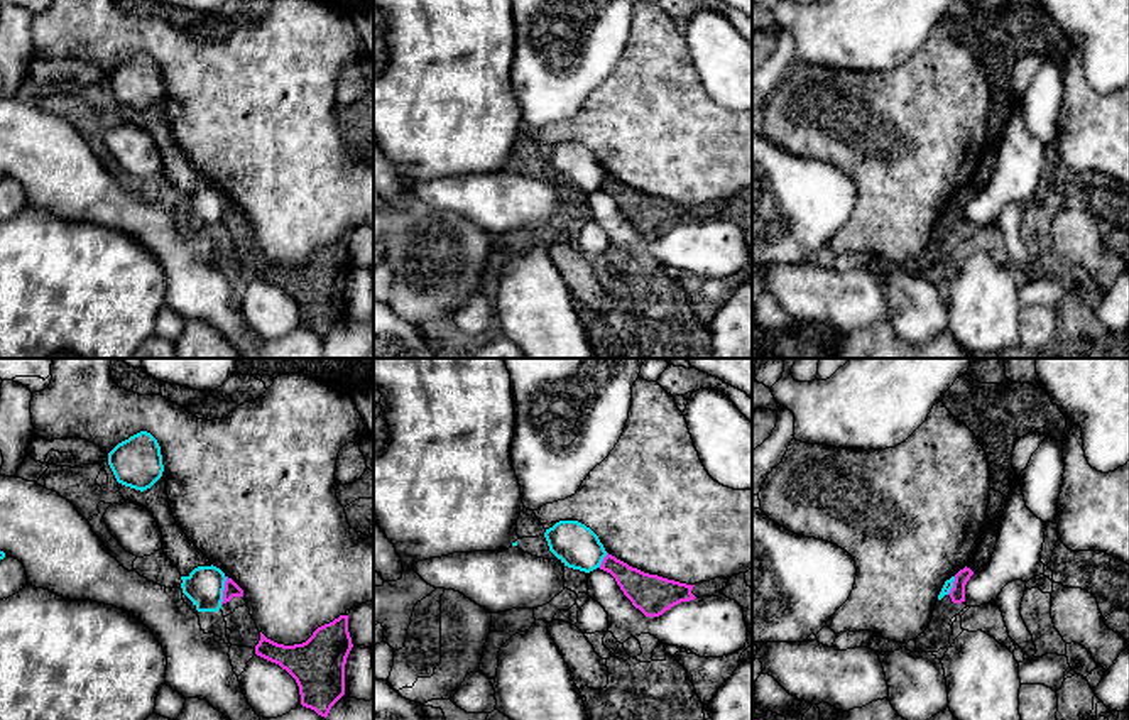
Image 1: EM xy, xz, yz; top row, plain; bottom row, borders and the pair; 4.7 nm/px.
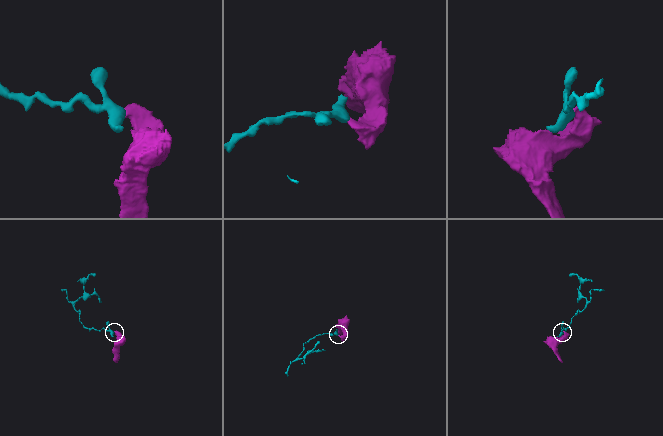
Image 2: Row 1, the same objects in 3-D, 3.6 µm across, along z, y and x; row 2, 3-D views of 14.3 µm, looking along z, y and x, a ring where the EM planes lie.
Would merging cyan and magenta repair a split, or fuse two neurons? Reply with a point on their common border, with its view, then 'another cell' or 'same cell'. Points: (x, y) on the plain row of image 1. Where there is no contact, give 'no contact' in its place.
xy (223, 210) | another cell

